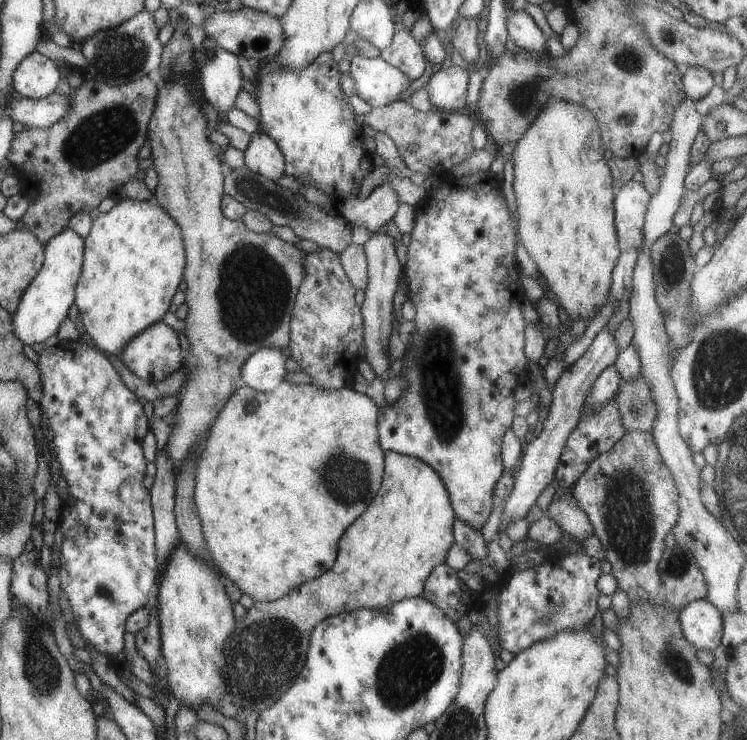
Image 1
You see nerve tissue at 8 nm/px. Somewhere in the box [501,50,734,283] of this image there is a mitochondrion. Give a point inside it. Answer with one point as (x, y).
(524, 97)

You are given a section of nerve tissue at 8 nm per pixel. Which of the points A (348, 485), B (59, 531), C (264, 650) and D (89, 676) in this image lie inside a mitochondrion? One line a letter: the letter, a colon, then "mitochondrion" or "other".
A: mitochondrion
B: other
C: mitochondrion
D: other

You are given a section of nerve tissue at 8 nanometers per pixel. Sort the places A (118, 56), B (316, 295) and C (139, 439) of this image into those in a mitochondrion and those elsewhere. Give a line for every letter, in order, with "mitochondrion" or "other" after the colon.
A: mitochondrion
B: other
C: other

